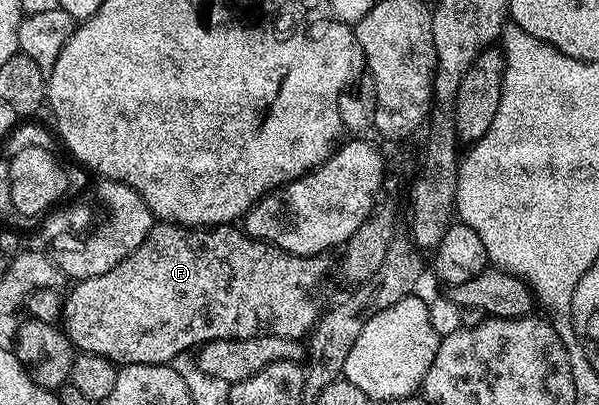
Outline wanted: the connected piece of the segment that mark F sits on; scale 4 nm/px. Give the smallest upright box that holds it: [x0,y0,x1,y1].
[60,222,326,365]

